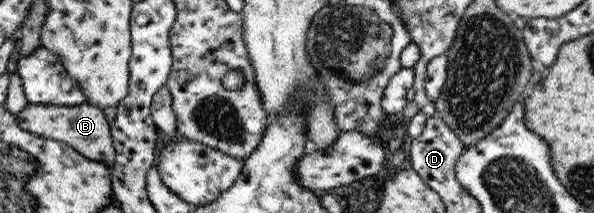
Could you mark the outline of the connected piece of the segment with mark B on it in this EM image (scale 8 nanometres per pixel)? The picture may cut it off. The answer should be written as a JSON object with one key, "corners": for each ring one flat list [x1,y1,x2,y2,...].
{"corners":[[87,101,77,106,57,106,33,104,28,102,16,119,24,131,35,133,46,139,54,139,70,144,72,148,83,153,88,158,104,163,112,163,115,158,110,123,106,120,104,110,89,104]]}

